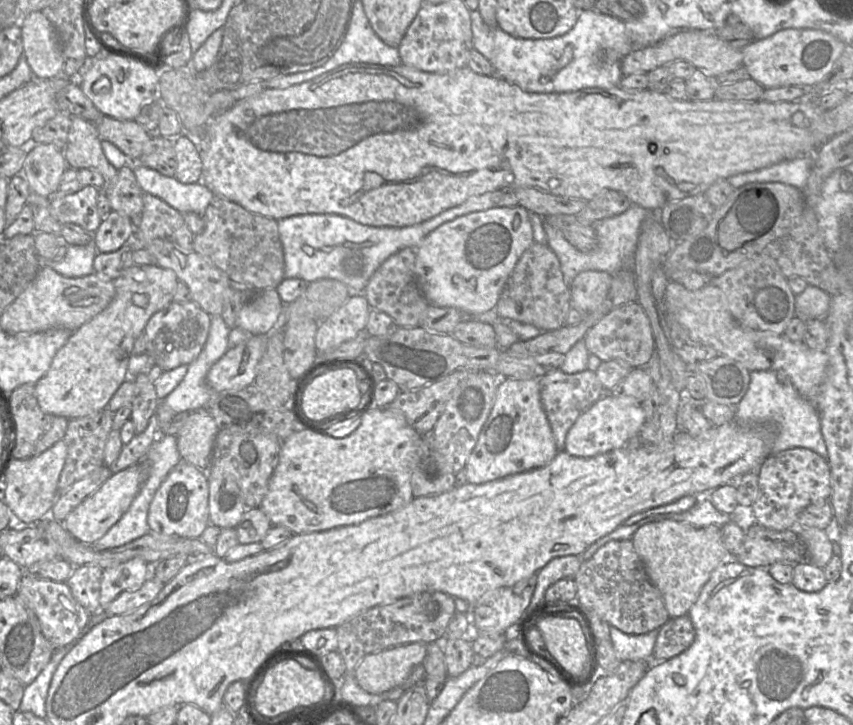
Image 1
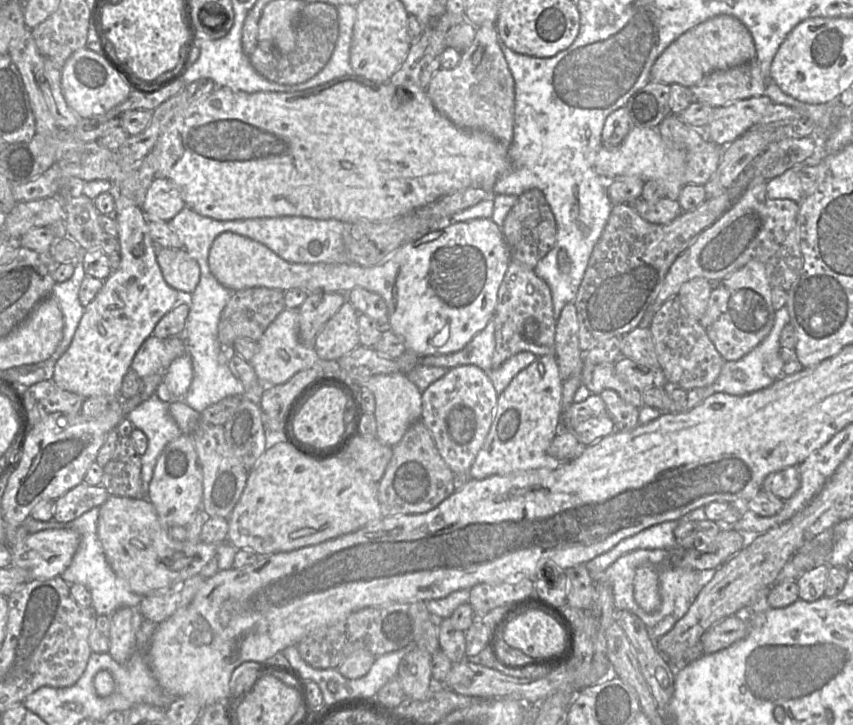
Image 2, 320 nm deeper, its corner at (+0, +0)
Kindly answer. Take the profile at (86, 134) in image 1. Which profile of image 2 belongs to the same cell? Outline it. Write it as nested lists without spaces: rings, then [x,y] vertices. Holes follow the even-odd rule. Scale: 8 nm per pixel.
[[[116,193],[115,218],[120,243],[120,266],[104,281],[102,289],[85,307],[70,346],[51,370],[51,379],[58,387],[79,394],[85,399],[101,395],[120,397],[123,379],[130,369],[137,351],[144,341],[152,335],[155,326],[162,317],[173,309],[184,295],[170,287],[162,275],[157,262],[156,249],[158,245],[153,242],[150,236],[148,219],[142,207]]]

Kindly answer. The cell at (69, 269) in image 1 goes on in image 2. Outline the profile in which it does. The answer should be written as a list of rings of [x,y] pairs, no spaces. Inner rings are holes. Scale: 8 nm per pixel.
[[[80,249],[79,258],[73,262],[75,269],[72,277],[65,282],[56,282],[52,289],[51,296],[58,302],[64,317],[63,338],[61,342],[46,361],[14,368],[21,369],[21,371],[32,371],[39,367],[48,367],[52,370],[56,361],[70,346],[85,309],[79,300],[80,286],[86,276],[83,267],[83,254],[85,252]]]

